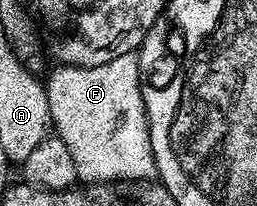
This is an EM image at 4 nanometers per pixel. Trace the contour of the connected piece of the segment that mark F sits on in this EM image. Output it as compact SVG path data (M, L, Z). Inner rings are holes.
M126 54L125 56L117 56L117 60L113 60L109 64L97 64L96 66L60 65L55 69L59 70L52 72L51 82L49 81L49 85L47 86L47 113L54 133L69 148L69 156L73 156L73 164L77 168L79 178L87 184L115 182L116 180L123 184L130 184L132 182L154 179L157 171L155 169L155 157L151 151L151 141L149 140L149 128L147 127L147 113L145 112L145 104L143 103L143 93L141 92L141 84L139 83L138 57L135 54Z

